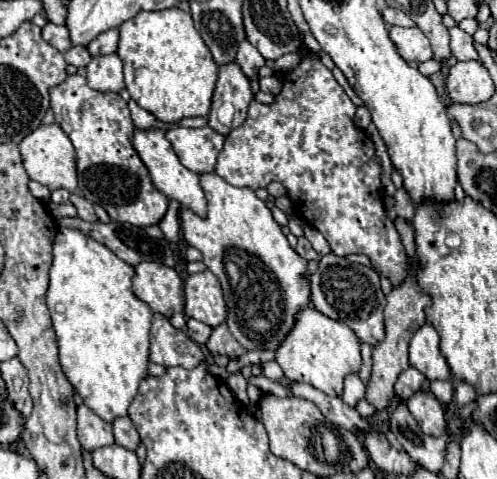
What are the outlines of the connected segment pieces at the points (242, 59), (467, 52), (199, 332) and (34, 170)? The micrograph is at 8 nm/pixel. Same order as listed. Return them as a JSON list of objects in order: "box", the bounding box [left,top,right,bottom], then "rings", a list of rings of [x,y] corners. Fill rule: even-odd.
[{"box":[236,41,264,79],"rings":[[[244,41],[244,43],[240,43],[236,63],[240,65],[240,69],[244,71],[244,75],[248,79],[254,79],[254,77],[258,77],[258,69],[264,65],[264,57],[256,51],[256,47],[252,47],[248,41]]]},{"box":[450,27,478,61],"rings":[[[460,27],[450,29],[450,45],[452,45],[452,55],[458,61],[468,61],[468,59],[478,59],[476,49],[472,45],[472,35],[464,33]]]},{"box":[188,319,212,345],"rings":[[[188,319],[188,335],[190,335],[190,339],[196,341],[198,345],[204,345],[204,343],[208,341],[210,333],[212,333],[212,329],[210,329],[206,323],[196,321],[196,319]]]},{"box":[20,123,76,191],"rings":[[[58,123],[52,125],[40,125],[30,135],[26,135],[20,143],[20,153],[24,161],[24,169],[30,179],[46,185],[50,191],[54,189],[66,189],[76,191],[76,161],[74,161],[74,147],[70,139],[64,135]]]}]

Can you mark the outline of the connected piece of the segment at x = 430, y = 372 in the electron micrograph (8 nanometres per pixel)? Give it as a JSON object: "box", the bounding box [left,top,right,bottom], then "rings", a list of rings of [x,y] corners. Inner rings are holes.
{"box":[410,323,452,381],"rings":[[[428,323],[422,325],[410,341],[410,365],[416,367],[420,373],[424,373],[430,381],[452,377],[446,359],[440,355],[438,343],[440,337],[436,329]]]}

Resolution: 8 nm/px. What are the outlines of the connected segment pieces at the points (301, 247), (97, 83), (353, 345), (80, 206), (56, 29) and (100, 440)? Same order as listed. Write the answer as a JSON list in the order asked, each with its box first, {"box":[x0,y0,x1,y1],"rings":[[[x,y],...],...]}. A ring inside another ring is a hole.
[{"box":[296,237,320,261],"rings":[[[298,237],[296,251],[298,251],[304,259],[308,259],[308,261],[312,261],[312,259],[320,259],[320,257],[318,257],[318,253],[312,249],[312,245],[310,245],[310,241],[308,241],[306,237]]]},{"box":[86,53,124,93],"rings":[[[116,53],[94,57],[86,69],[86,79],[92,89],[102,93],[120,93],[124,89],[122,59]]]},{"box":[276,305,362,395],"rings":[[[308,305],[304,307],[304,311],[300,311],[294,329],[278,347],[276,363],[282,367],[288,379],[310,383],[312,387],[324,391],[326,395],[342,395],[344,377],[360,371],[362,365],[360,341],[348,325],[332,321]]]},{"box":[70,193,98,223],"rings":[[[72,193],[72,199],[70,199],[70,201],[72,201],[74,207],[78,209],[78,217],[80,217],[80,219],[84,219],[84,221],[92,221],[92,223],[98,221],[98,217],[96,217],[94,207],[92,207],[90,201],[86,201],[84,197],[80,197],[80,195],[76,195],[76,193]]]},{"box":[42,23,70,51],"rings":[[[46,23],[46,27],[42,29],[42,39],[46,43],[50,43],[52,47],[56,47],[58,51],[68,51],[70,49],[70,39],[68,39],[68,29],[64,25],[54,25],[54,23]]]},{"box":[78,405,114,451],"rings":[[[80,405],[78,407],[78,439],[86,451],[94,451],[104,445],[114,445],[112,425],[100,419],[94,411]]]}]

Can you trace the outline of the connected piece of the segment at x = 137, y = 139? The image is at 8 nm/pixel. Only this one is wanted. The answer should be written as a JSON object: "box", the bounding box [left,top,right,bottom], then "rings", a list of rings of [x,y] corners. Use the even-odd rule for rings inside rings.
{"box":[132,129,206,219],"rings":[[[136,129],[132,145],[138,151],[140,159],[144,161],[144,165],[148,167],[152,185],[158,191],[162,191],[166,197],[178,201],[180,209],[190,209],[190,211],[194,211],[196,215],[200,215],[204,219],[204,215],[206,215],[206,197],[204,197],[202,187],[200,187],[200,175],[192,173],[190,169],[186,169],[180,163],[172,145],[168,143],[168,139],[164,139],[164,131],[140,131],[140,129]]]}

